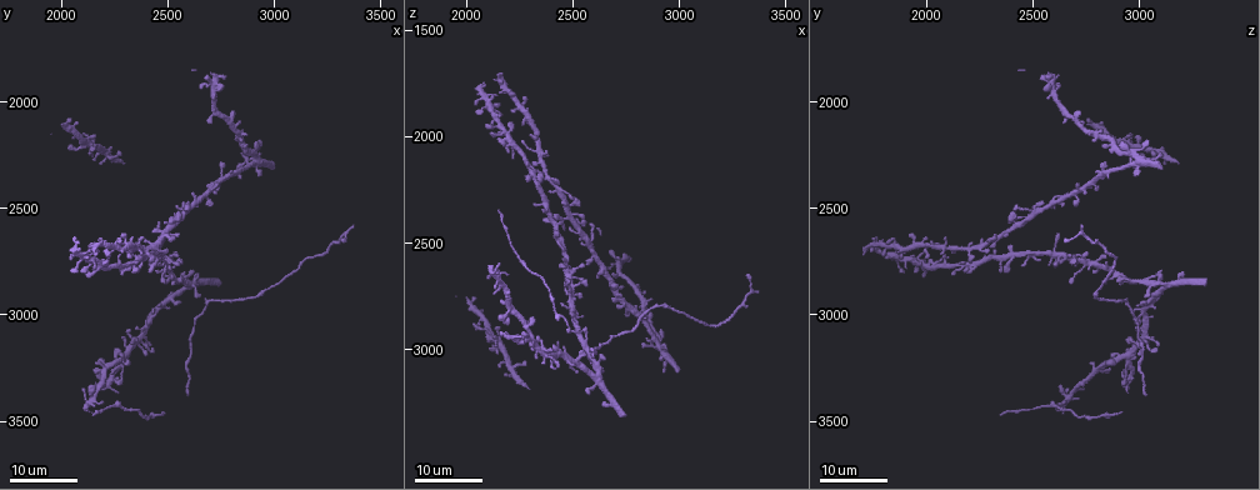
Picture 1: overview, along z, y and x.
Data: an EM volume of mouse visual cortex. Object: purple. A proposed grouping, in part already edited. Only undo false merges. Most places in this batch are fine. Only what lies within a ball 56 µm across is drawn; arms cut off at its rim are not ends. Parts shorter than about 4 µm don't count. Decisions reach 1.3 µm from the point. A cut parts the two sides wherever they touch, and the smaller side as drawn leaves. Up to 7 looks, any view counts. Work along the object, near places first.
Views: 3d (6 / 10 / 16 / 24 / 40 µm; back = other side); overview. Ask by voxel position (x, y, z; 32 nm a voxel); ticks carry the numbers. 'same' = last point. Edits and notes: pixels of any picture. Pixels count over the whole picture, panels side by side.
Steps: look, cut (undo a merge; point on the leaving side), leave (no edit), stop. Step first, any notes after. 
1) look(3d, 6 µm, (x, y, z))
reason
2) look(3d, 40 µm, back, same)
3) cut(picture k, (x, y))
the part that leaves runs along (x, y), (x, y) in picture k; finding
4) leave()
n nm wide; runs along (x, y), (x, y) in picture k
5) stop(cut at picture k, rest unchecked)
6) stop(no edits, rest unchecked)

look(3d, 24 µm, (2480, 2610, 2380))
small branch off a trunk

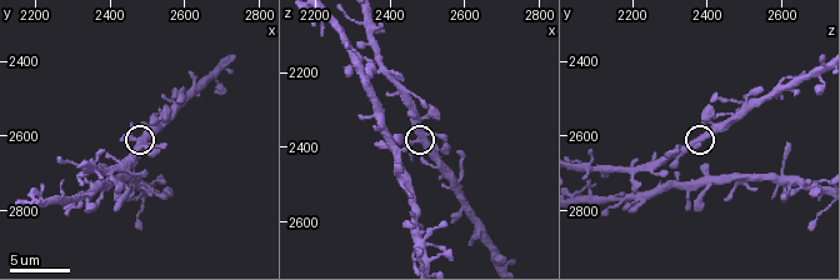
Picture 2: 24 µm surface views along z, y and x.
look(3d, 6 µm, (2480, 2600, 2380))
zoom in

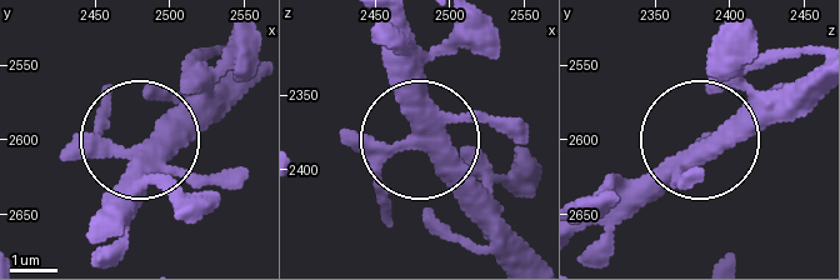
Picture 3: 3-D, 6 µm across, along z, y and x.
leave()
one cell here

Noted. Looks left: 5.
look(3d, 16 µm, (2610, 2870, 3070))
four-way junction

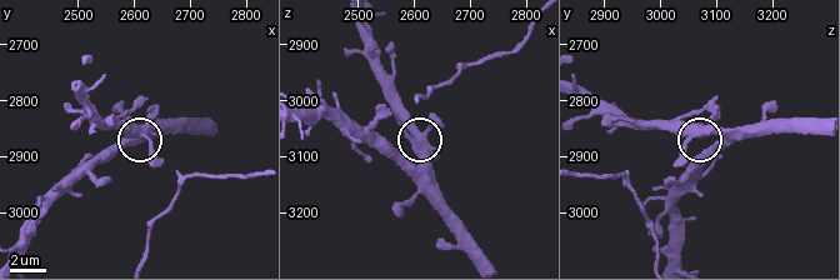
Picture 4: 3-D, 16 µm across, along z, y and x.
look(3d, 6 µm, (2615, 2860, 3065))

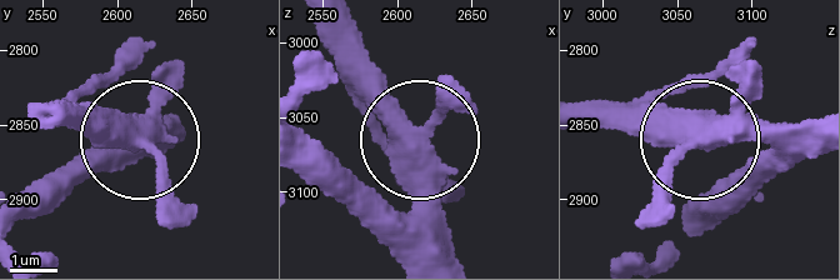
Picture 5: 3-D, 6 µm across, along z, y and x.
look(3d, 6 µm, back, (2618, 2858, 3066))

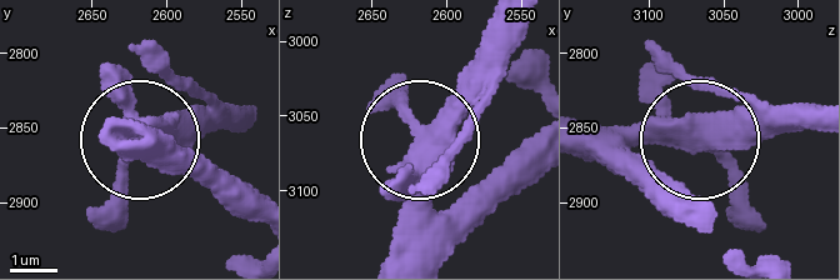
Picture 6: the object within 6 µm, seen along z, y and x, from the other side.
leave()
4 arms; runs along (521, 29), (438, 125), (405, 116), (394, 80) in picture 6; continuous, no second cell

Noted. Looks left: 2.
look(3d, 16 µm, (2290, 3190, 2940))
a fork

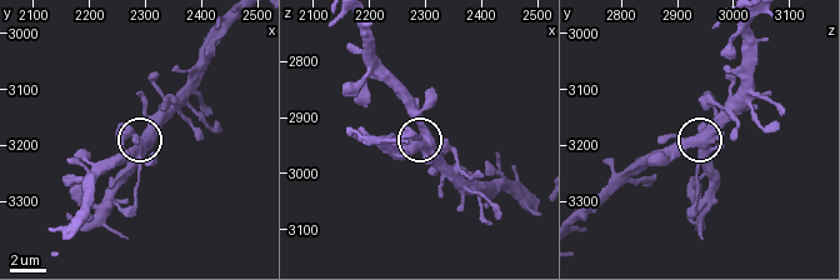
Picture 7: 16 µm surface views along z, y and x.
look(3d, 6 µm, (2305, 3200, 2930))
zoom in

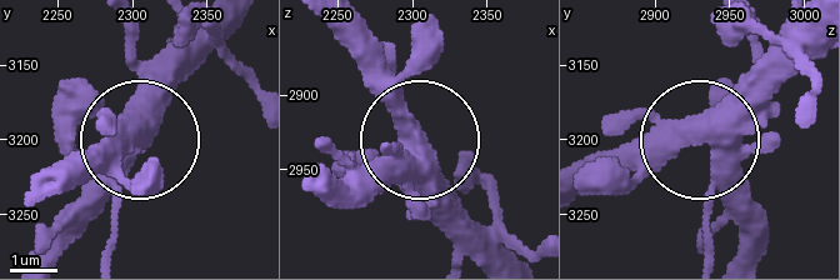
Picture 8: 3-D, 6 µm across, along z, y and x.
leave()
3 arms; continuous, no second cell

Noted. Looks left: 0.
stop(no edits, rest unchecked)

